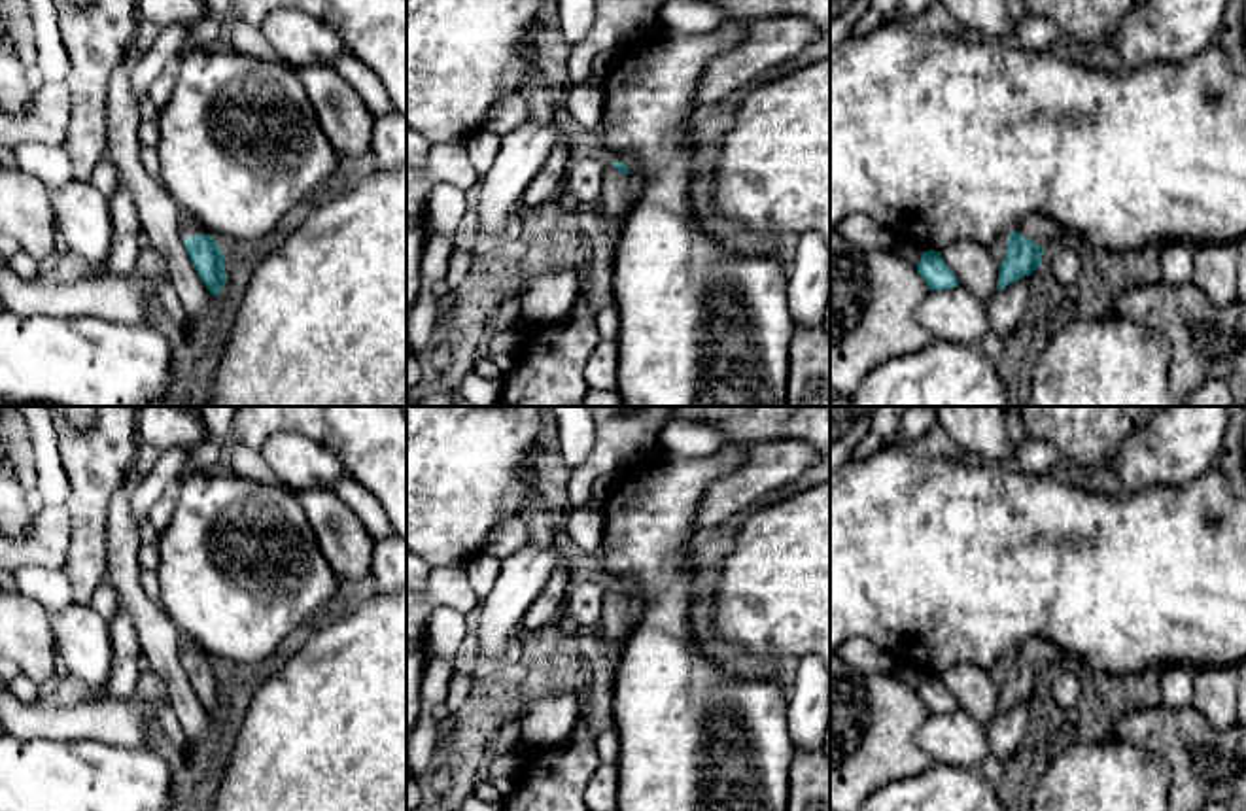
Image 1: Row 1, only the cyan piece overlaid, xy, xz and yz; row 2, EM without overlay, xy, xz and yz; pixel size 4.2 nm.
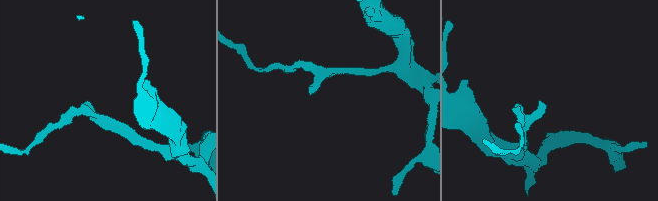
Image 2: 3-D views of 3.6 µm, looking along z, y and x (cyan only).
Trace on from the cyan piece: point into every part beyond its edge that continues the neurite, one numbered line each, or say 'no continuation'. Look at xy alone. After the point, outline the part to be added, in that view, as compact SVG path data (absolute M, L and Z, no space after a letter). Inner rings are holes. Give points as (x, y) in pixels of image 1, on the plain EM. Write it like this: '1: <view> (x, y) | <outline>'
1: xy (190, 649) | M182 635L180 648L182 648L182 658L185 662L191 662L197 658L208 658L206 652L187 635Z

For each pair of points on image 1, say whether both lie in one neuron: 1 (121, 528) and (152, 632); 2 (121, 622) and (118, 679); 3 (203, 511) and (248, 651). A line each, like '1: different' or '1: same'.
1: same
2: same
3: same

